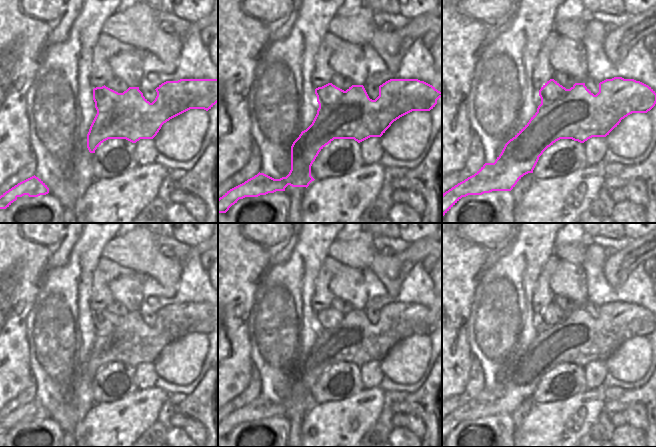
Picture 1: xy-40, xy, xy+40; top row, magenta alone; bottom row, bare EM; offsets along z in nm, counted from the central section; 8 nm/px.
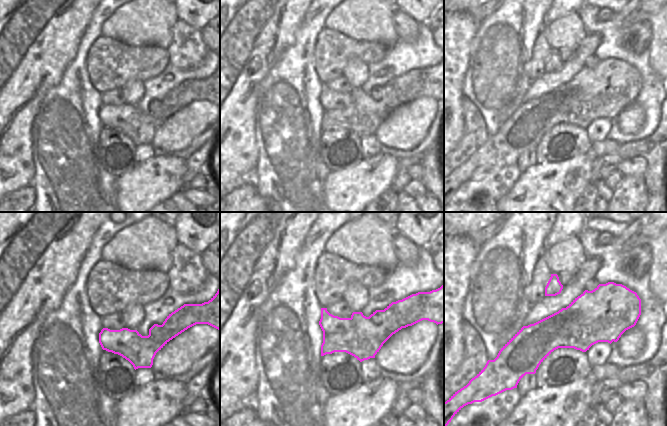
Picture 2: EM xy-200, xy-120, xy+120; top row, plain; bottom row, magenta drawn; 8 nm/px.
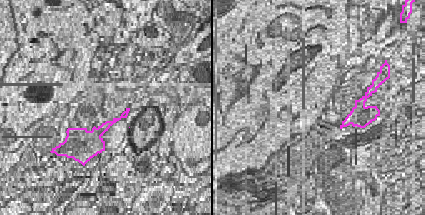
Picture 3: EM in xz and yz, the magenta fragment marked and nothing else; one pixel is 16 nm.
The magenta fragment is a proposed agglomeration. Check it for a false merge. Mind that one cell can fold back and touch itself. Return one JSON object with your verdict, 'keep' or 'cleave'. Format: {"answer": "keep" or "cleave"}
{"answer": "cleave"}

